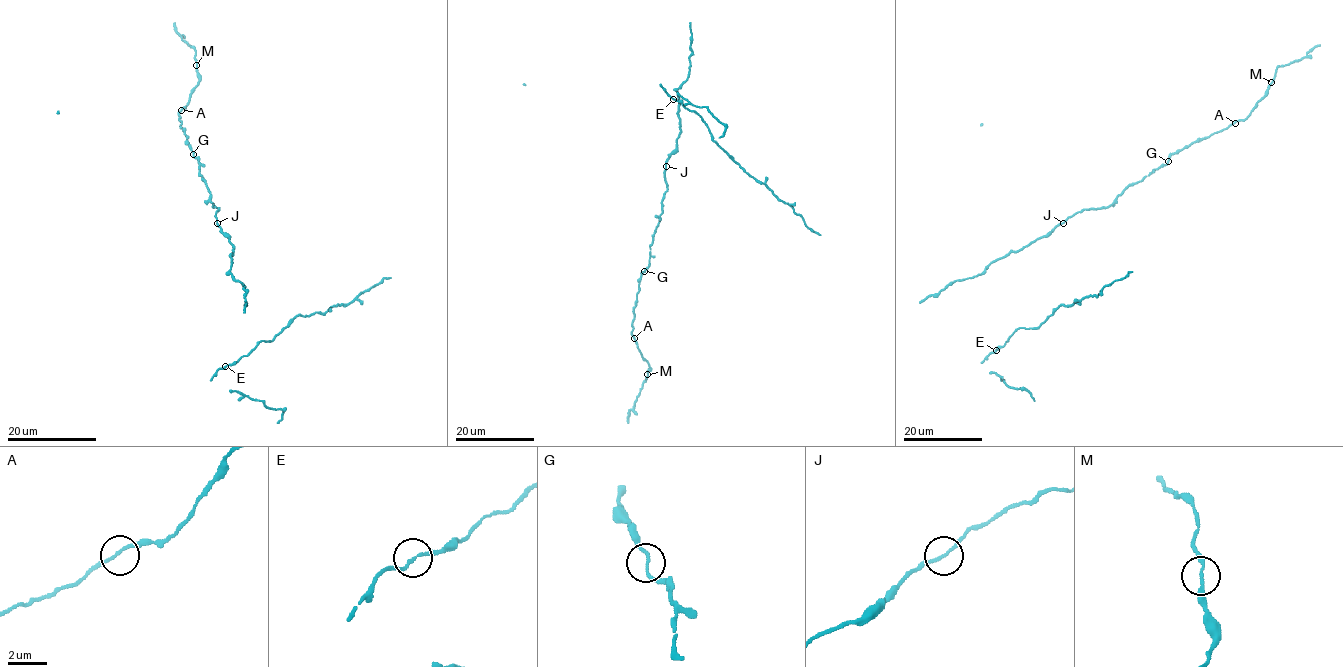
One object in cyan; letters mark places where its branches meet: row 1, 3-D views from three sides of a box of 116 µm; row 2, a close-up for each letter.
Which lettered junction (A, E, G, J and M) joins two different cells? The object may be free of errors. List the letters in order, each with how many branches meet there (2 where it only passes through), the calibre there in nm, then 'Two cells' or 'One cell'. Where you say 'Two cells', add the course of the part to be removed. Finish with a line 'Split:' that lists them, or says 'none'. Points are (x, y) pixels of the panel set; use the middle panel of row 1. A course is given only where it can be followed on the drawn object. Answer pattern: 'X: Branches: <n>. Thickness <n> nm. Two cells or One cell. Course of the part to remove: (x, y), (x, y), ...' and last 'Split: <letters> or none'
A: Branches: 2. Thickness 130 nm. One cell
E: Branches: 2. Thickness 130 nm. One cell
G: Branches: 2. Thickness 130 nm. One cell
J: Branches: 2. Thickness 140 nm. One cell
M: Branches: 2. Thickness 140 nm. Two cells. Course of the part to remove: (647, 375), (634, 407), (629, 411), (628, 422)
Split: M

